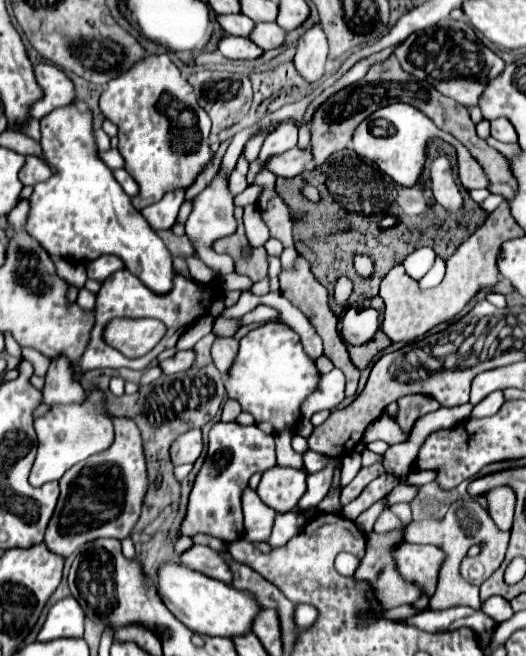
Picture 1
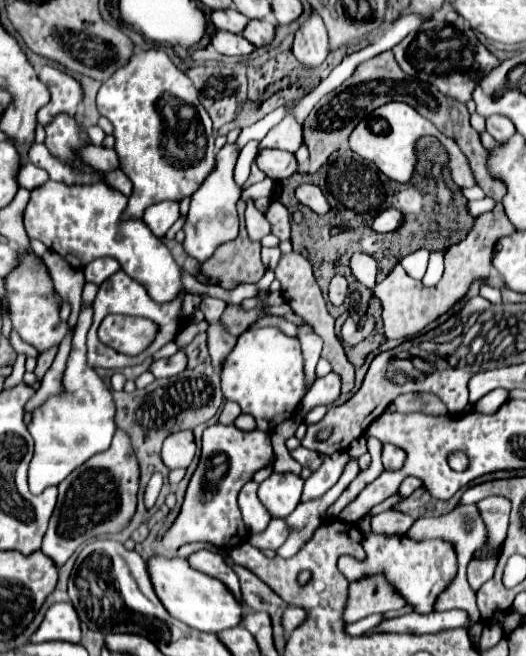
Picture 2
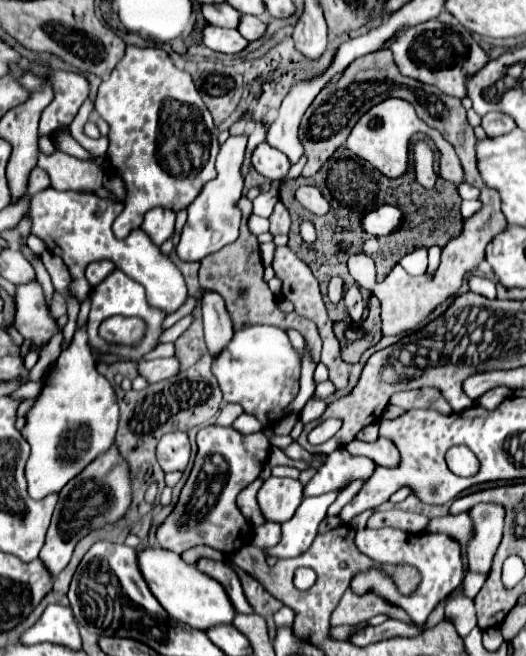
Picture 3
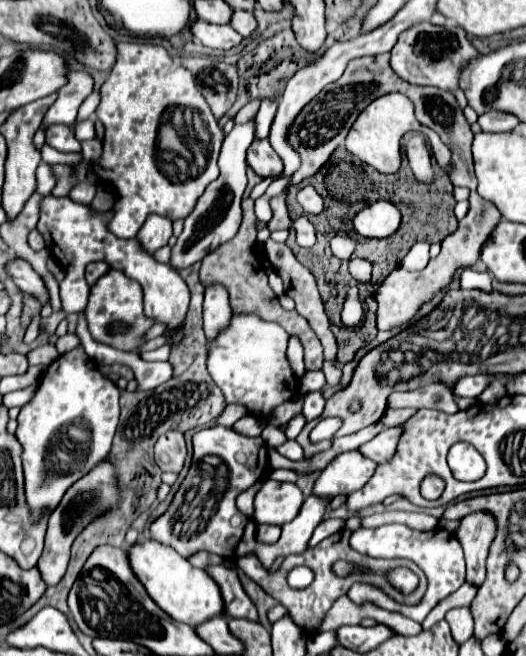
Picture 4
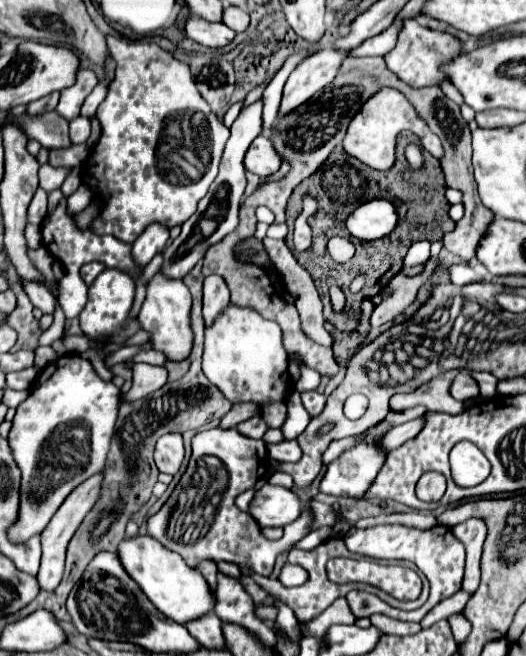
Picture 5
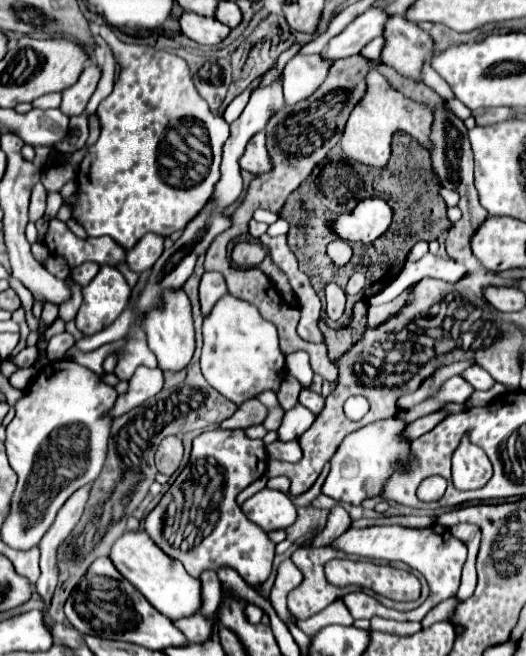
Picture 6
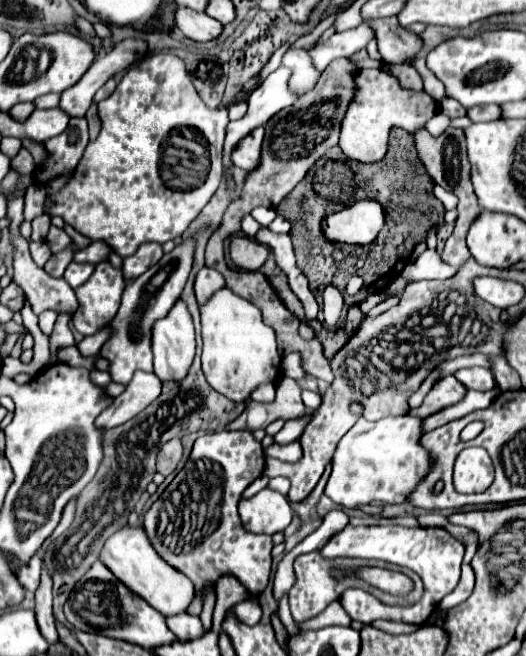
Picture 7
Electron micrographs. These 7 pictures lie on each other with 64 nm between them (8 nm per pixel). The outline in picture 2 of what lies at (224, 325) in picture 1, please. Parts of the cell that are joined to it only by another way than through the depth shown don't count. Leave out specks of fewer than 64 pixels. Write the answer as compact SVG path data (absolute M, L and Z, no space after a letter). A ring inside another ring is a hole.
M228 306L228 308L224 310L224 316L220 318L220 324L224 324L224 328L226 328L232 336L240 336L252 322L256 322L256 320L260 318L260 310L262 310L262 308L244 312L244 310L240 310L240 306Z

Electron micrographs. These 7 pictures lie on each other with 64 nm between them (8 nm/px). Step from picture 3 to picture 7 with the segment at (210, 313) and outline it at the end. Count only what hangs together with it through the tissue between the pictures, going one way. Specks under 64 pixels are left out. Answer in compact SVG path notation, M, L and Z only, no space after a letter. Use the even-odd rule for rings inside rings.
M202 268L196 276L196 284L194 284L194 290L196 290L196 298L198 298L198 304L204 304L208 302L214 292L218 292L220 288L224 288L224 276L220 276L218 270L212 270L212 268Z

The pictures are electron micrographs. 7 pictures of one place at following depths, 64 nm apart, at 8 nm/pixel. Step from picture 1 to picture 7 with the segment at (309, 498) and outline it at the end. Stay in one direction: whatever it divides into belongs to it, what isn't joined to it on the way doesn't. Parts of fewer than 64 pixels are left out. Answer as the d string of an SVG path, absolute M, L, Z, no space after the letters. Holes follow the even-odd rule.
M396 416L376 422L358 420L352 430L340 440L332 458L332 474L324 494L344 508L358 508L360 504L402 504L420 478L430 468L428 452L418 444L420 418Z

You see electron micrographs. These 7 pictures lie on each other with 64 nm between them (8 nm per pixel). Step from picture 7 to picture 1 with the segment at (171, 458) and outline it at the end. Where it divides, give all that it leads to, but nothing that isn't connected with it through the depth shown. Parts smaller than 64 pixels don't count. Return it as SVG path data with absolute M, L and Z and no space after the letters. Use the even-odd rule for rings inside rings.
M190 430L182 436L176 438L176 442L172 444L170 452L172 452L172 462L178 464L186 464L186 462L196 462L200 458L204 450L204 436L202 430Z

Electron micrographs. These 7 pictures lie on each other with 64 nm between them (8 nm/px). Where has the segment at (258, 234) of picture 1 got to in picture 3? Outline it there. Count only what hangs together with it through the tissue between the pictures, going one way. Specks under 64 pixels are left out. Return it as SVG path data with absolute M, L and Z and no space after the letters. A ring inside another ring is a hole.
M250 214L250 218L248 218L248 228L250 228L250 232L252 232L254 236L264 234L264 232L268 232L268 220L266 220L266 218L260 218L260 216L256 216L256 214Z

